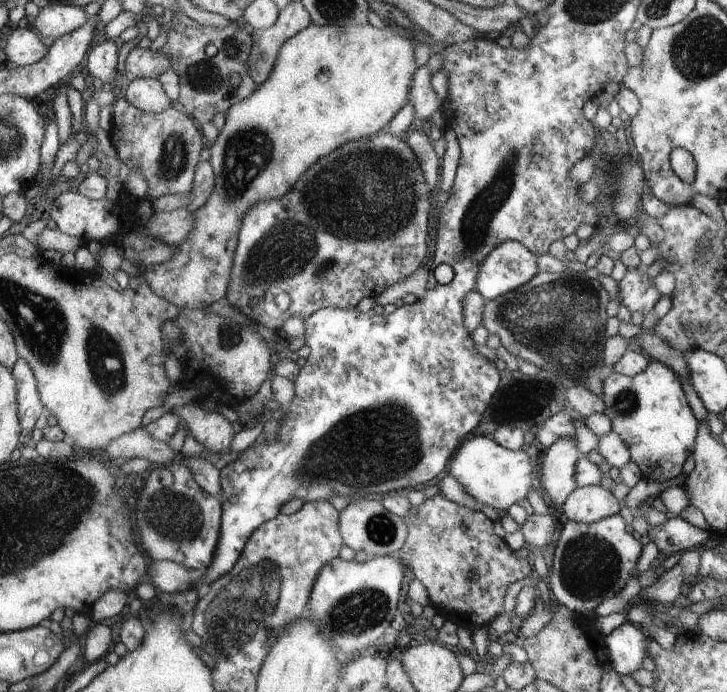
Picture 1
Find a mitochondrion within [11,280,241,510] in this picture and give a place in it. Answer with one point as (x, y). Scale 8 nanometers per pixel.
(105, 361)

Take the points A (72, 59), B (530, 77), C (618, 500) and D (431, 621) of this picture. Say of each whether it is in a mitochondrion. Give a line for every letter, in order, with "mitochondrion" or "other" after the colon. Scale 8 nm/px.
A: other
B: other
C: other
D: other

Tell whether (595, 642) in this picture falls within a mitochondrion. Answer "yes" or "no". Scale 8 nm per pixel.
no

